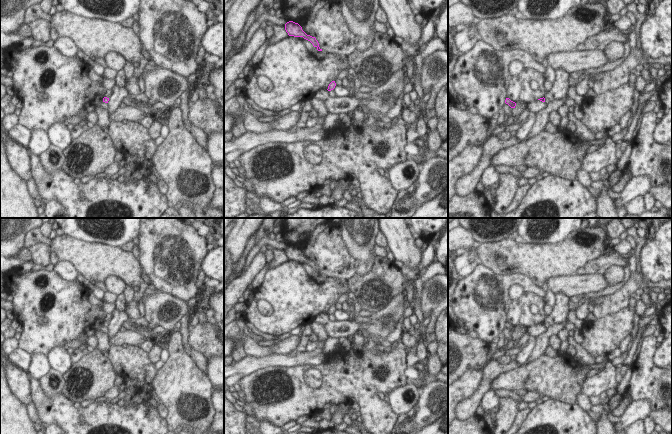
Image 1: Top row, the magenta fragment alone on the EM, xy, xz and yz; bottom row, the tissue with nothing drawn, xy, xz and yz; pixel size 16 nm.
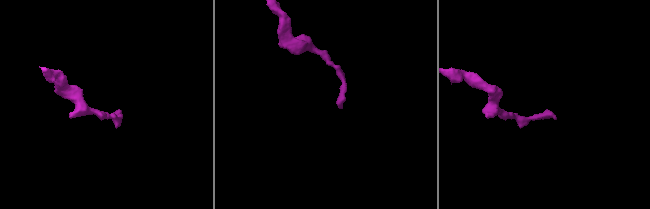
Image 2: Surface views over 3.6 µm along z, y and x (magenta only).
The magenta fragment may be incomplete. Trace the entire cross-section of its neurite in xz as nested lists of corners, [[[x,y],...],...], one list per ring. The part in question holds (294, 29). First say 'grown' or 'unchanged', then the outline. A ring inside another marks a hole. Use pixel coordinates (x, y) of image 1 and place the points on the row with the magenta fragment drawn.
unchanged | [[[289,21],[285,24],[285,30],[288,33],[289,36],[294,37],[303,37],[304,39],[310,41],[314,47],[317,48],[318,51],[322,51],[322,49],[319,47],[319,43],[316,40],[315,37],[312,37],[310,35],[307,35],[303,30],[302,27],[293,21]]]

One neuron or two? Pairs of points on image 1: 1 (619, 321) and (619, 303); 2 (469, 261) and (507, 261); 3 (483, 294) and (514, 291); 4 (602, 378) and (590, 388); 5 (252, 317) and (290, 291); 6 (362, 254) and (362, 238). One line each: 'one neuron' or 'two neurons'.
1: two neurons
2: two neurons
3: two neurons
4: one neuron
5: one neuron
6: one neuron

